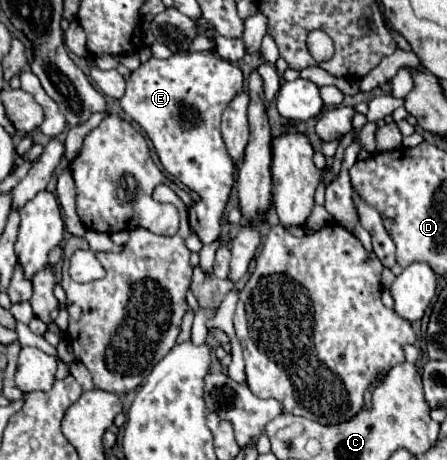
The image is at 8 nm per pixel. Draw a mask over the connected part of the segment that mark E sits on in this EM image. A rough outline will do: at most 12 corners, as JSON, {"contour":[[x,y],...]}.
{"contour":[[210,51],[150,57],[122,109],[220,235],[234,161],[222,111],[242,71]]}

